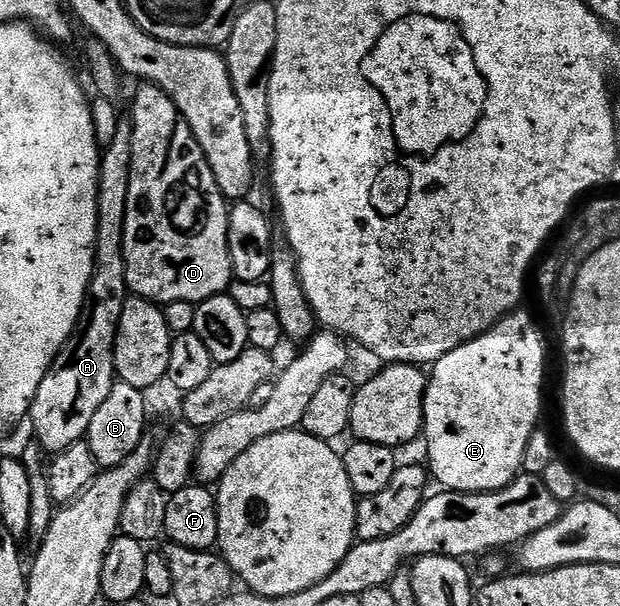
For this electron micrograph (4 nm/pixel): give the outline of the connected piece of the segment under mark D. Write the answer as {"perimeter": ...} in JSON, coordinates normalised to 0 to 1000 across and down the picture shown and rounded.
{"perimeter":[[[226,135],[218,150],[218,165],[211,170],[208,195],[215,200],[215,226],[211,244],[215,246],[215,272],[208,285],[208,338],[202,351],[202,398],[198,416],[202,417],[202,450],[205,452],[205,472],[213,488],[226,493],[240,493],[245,500],[268,503],[279,497],[298,497],[300,500],[324,502],[347,487],[361,485],[376,465],[373,450],[373,426],[369,424],[369,404],[366,403],[366,365],[369,360],[369,335],[360,327],[356,312],[344,292],[344,279],[337,279],[337,266],[324,246],[324,239],[311,226],[305,206],[297,200],[295,190],[285,180],[285,173],[252,137]]]}

